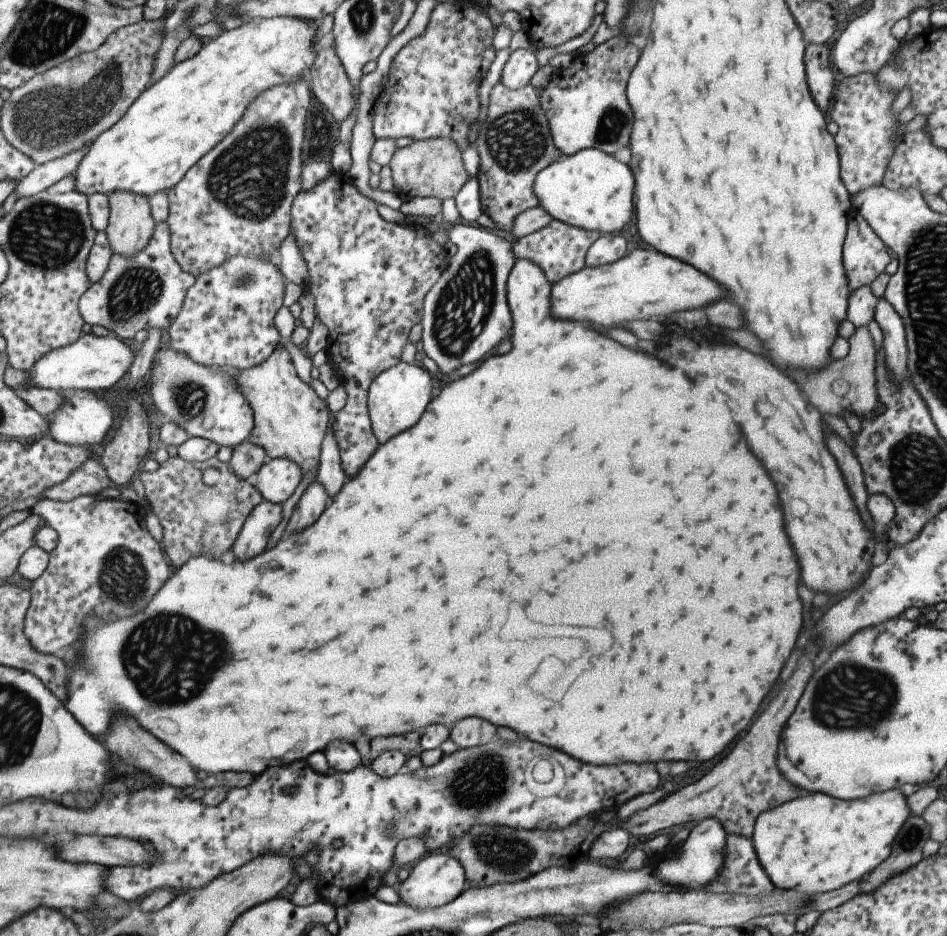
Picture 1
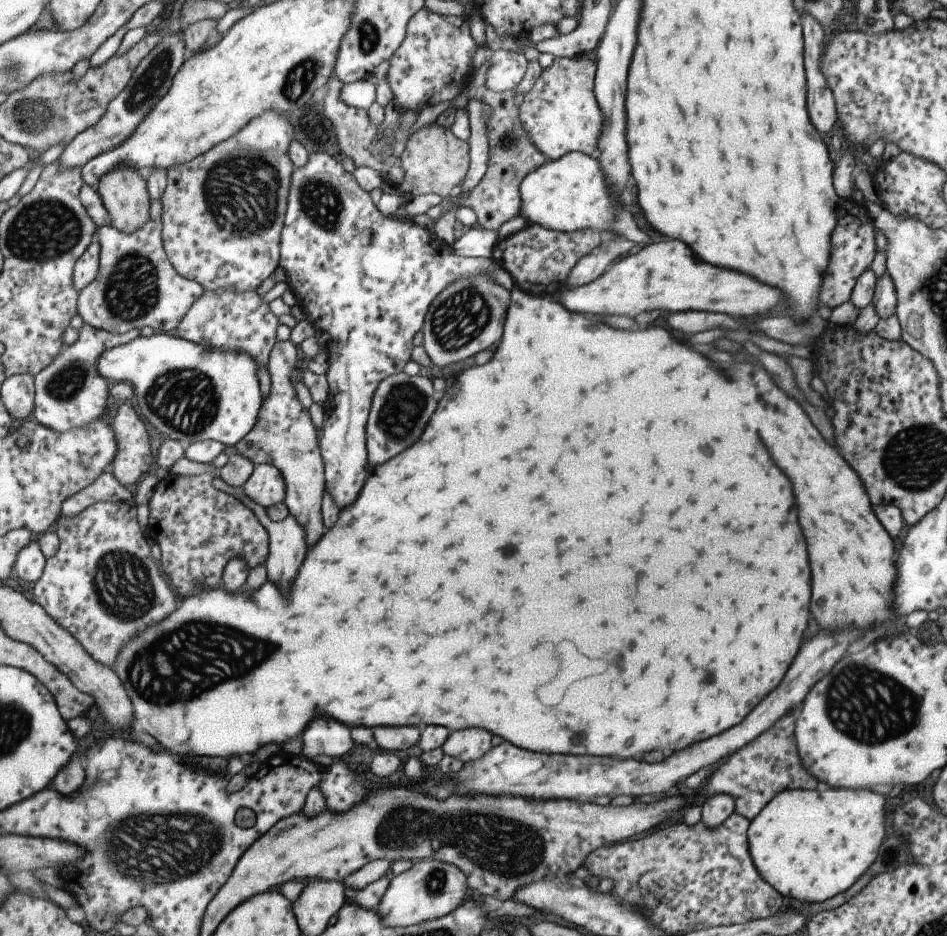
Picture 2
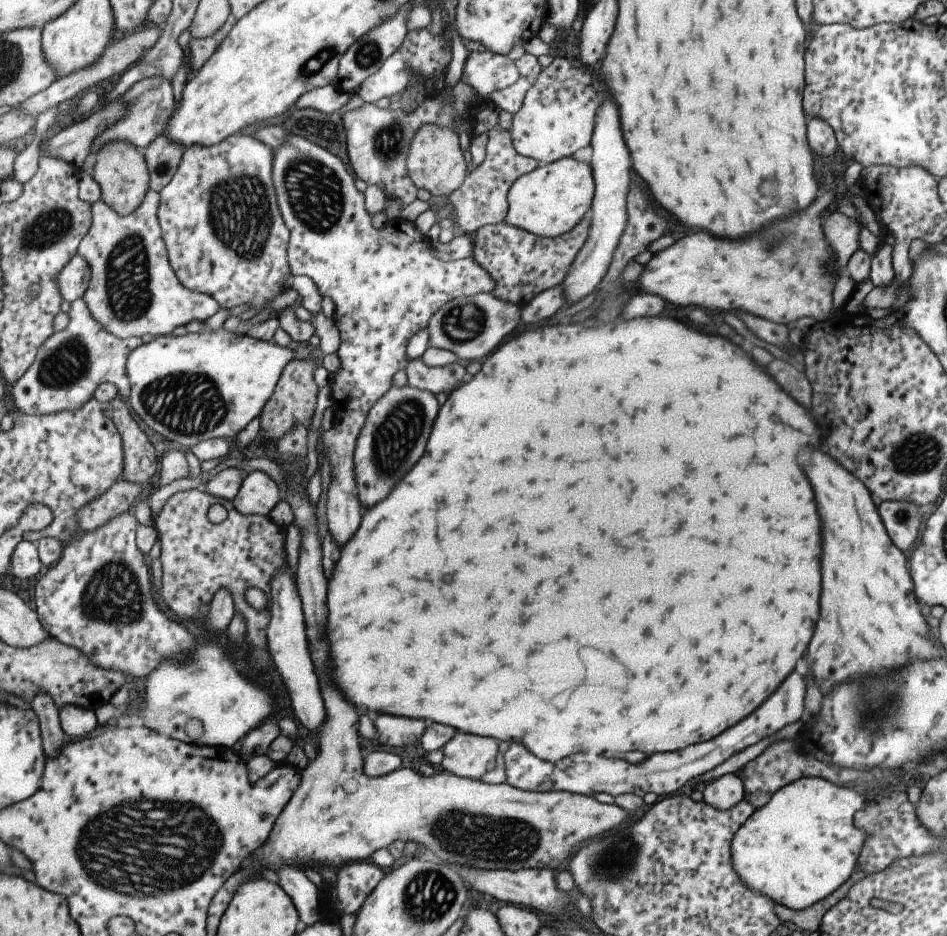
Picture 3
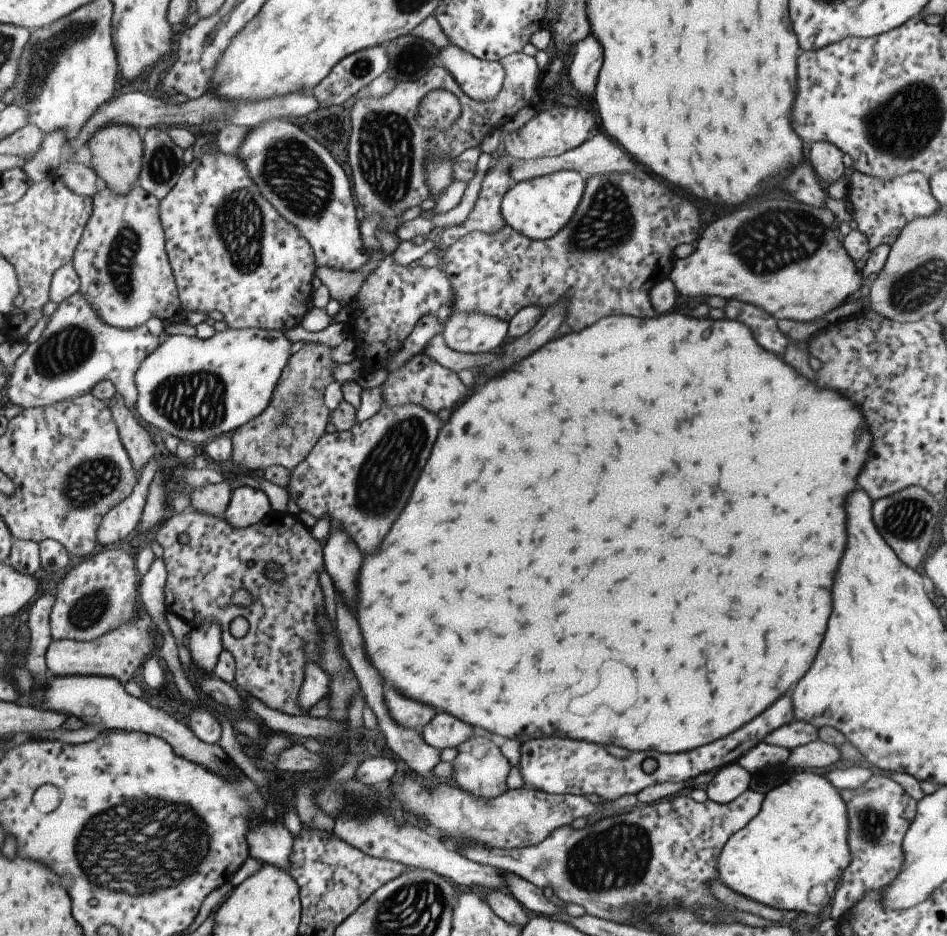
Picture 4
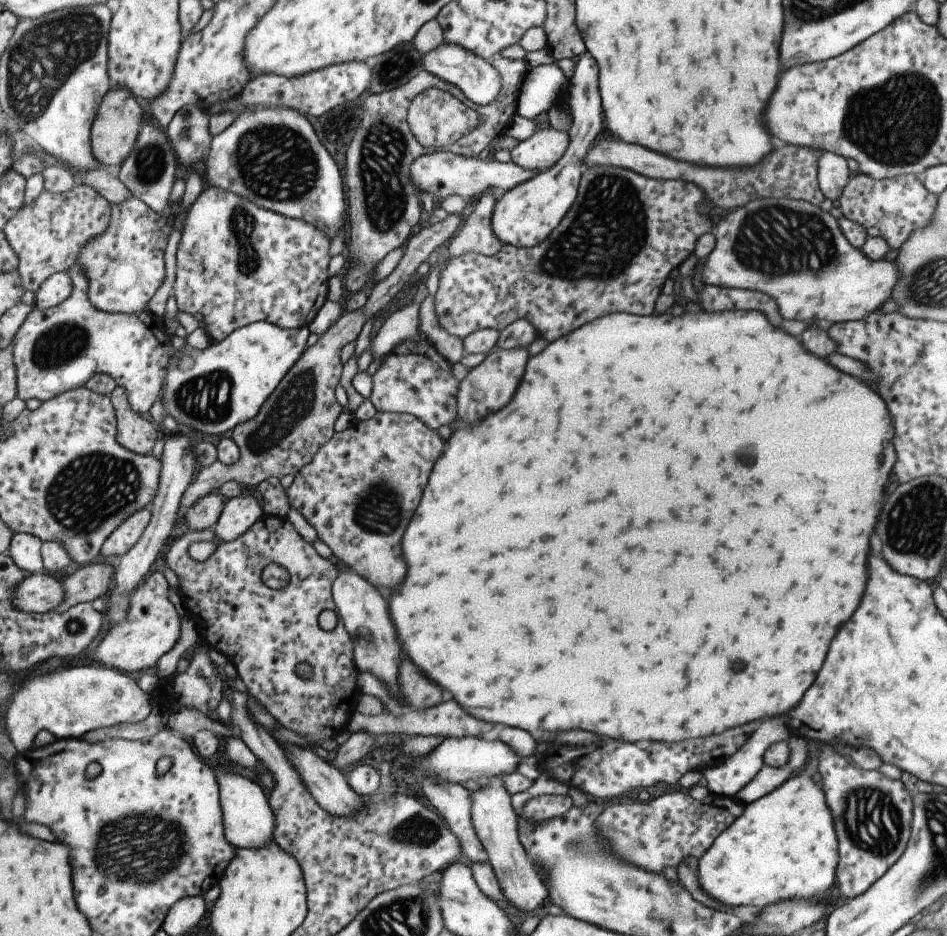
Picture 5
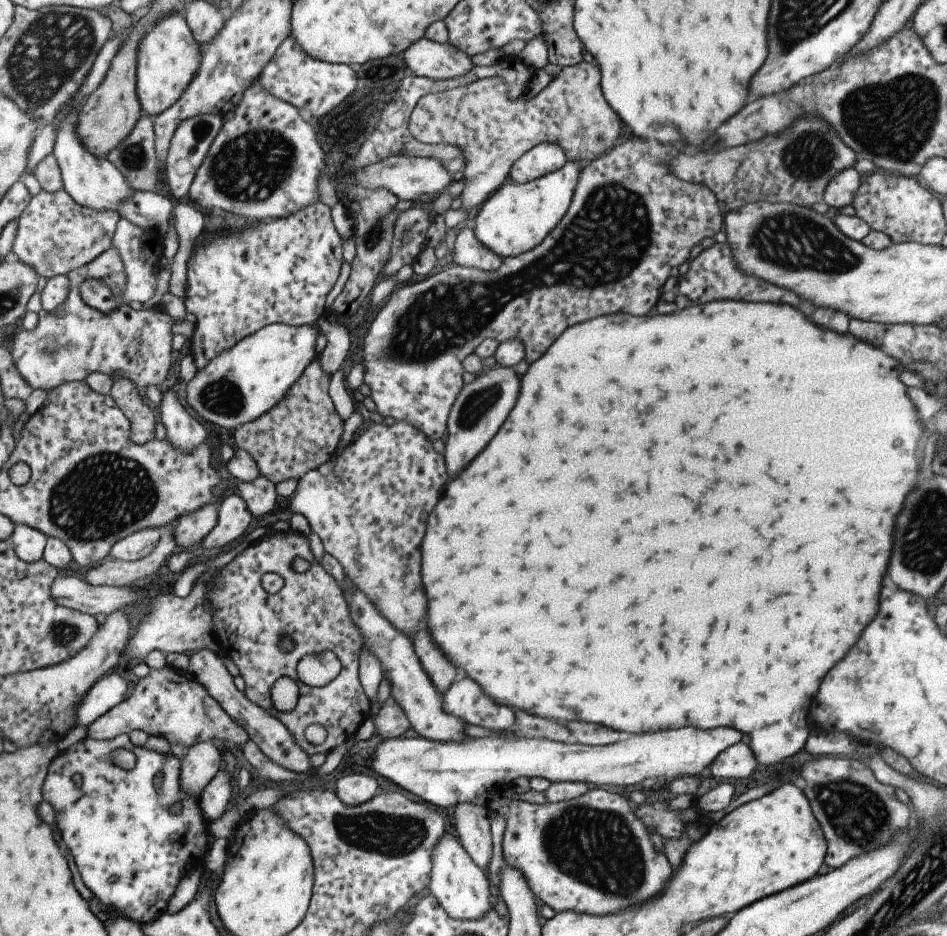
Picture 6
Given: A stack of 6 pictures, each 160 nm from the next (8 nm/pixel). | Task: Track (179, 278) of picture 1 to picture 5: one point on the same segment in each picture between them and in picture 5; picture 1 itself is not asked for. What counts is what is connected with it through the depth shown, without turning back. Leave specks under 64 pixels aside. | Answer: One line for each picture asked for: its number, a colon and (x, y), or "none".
2: (137, 285)
3: (133, 290)
4: (123, 262)
5: (126, 265)

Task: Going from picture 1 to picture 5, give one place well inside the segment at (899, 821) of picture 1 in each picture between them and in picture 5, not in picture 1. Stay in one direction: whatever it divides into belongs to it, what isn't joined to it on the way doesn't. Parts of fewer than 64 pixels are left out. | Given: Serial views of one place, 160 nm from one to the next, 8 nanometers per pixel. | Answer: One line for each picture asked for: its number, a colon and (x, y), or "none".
2: (809, 845)
3: (798, 847)
4: (789, 856)
5: (782, 846)

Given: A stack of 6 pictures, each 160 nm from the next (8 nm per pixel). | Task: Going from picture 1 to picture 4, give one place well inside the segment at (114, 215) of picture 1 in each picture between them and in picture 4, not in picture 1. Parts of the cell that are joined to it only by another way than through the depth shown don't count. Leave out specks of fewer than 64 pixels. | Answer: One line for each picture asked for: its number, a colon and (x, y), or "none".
2: (125, 192)
3: (121, 169)
4: (117, 151)

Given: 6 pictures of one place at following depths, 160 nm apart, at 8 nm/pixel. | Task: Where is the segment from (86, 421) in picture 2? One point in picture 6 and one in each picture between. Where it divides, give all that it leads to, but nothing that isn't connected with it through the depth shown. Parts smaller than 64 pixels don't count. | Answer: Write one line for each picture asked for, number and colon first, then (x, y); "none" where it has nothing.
3: (72, 364)
4: (77, 350)
5: (58, 349)
6: (137, 344)

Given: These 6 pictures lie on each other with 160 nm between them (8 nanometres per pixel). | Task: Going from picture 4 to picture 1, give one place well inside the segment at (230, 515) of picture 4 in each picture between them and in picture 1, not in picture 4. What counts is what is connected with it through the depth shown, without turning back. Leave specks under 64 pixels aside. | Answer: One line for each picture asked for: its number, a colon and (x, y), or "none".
1: (276, 480)
2: (265, 486)
3: (258, 493)

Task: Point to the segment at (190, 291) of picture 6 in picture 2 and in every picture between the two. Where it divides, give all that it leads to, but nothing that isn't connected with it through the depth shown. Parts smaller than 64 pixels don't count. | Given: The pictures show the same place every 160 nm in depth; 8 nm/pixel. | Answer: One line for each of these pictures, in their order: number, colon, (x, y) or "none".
2: (223, 212)
3: (223, 230)
4: (231, 251)
5: (237, 263)

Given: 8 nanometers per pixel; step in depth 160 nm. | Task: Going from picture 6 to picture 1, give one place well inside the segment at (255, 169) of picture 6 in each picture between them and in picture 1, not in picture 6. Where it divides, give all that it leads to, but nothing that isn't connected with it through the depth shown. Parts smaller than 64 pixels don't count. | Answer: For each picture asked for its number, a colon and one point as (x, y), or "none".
1: (368, 276)
2: (366, 280)
3: (385, 286)
4: (295, 173)
5: (269, 155)

